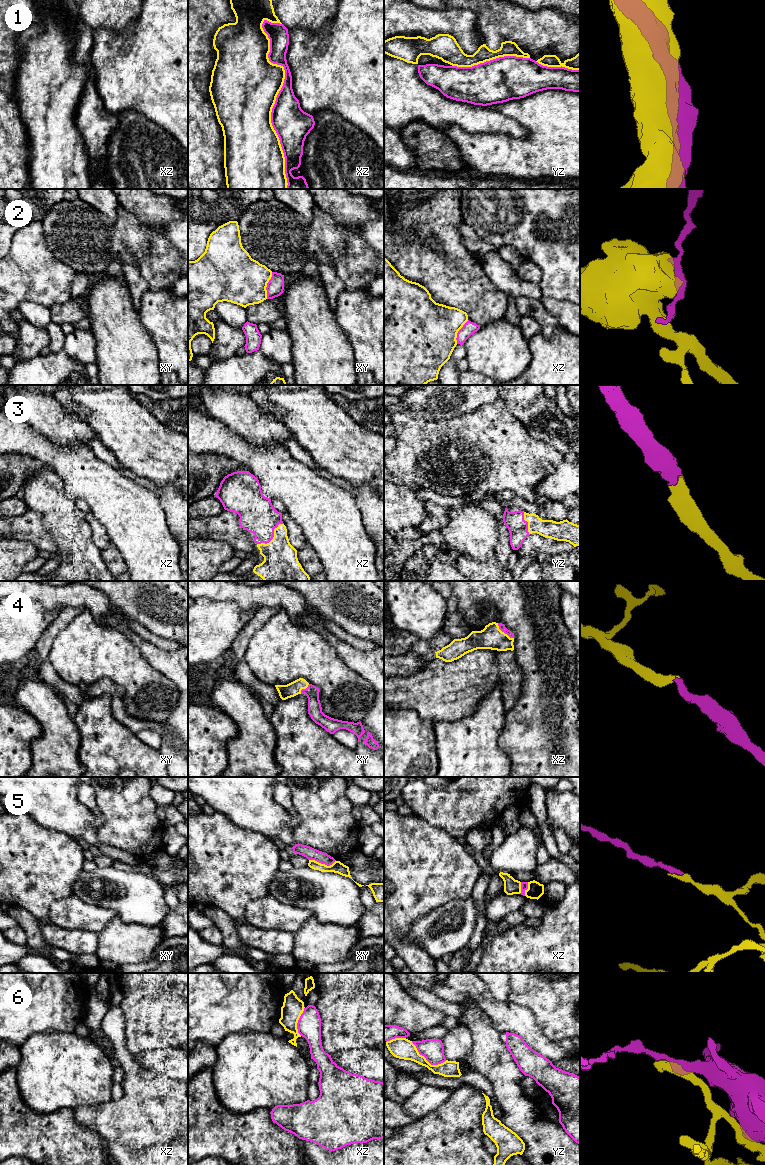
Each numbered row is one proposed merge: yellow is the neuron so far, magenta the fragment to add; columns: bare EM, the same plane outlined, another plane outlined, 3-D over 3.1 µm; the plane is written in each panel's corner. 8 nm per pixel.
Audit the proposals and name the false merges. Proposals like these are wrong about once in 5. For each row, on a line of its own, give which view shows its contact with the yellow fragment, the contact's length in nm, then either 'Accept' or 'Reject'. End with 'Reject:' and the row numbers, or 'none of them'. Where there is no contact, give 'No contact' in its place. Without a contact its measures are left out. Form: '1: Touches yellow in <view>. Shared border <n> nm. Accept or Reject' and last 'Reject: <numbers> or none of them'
1: Touches yellow in xz. Shared border 1350 nm. Accept
2: Touches yellow in xy. Shared border 220 nm. Accept
3: Touches yellow in xz. Shared border 280 nm. Accept
4: Touches yellow in xz. Shared border 180 nm. Accept
5: Touches yellow in xy. Shared border 220 nm. Reject
6: Touches yellow in yz. Shared border 320 nm. Reject
Reject: 5, 6

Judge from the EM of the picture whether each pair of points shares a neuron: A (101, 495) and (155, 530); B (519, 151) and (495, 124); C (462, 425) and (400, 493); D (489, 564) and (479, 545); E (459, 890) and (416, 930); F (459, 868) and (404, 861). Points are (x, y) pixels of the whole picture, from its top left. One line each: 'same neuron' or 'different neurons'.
A: same neuron
B: different neurons
C: different neurons
D: different neurons
E: different neurons
F: same neuron

